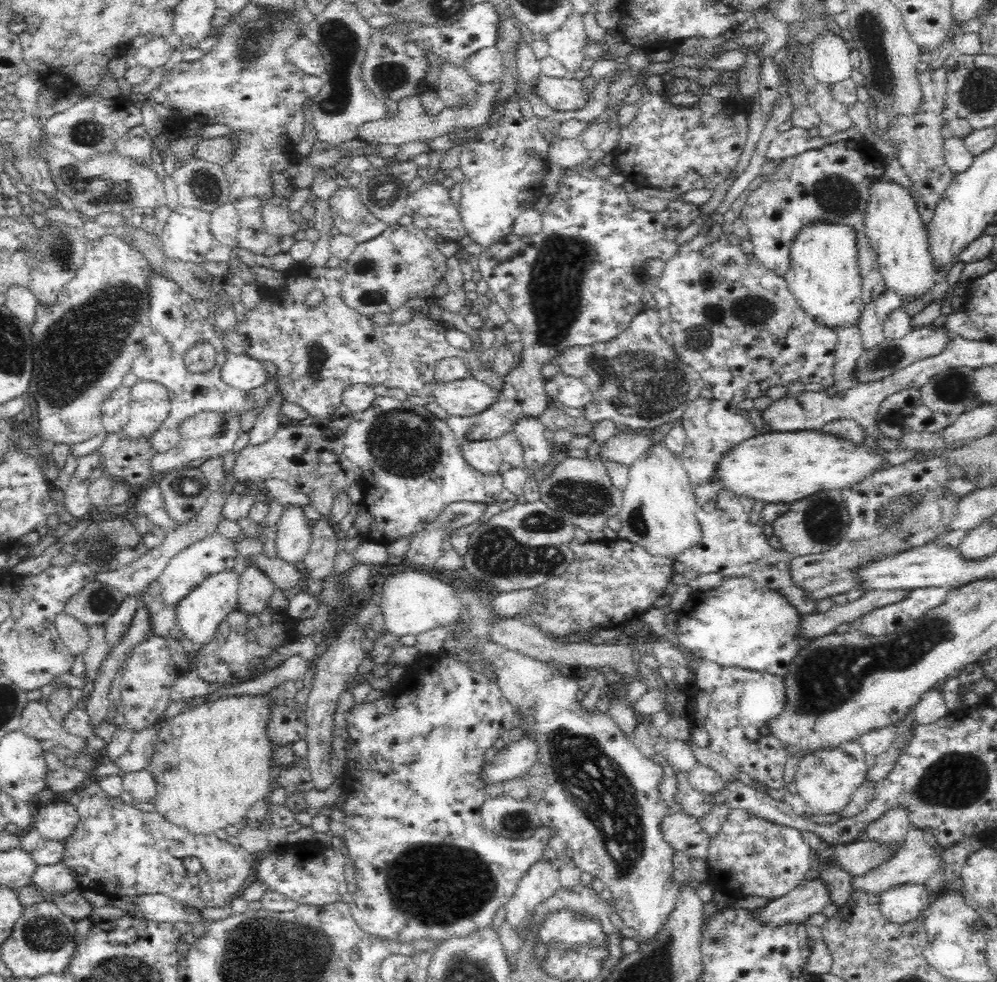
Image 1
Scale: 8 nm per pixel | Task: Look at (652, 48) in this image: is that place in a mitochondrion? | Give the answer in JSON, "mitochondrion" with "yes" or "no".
{"mitochondrion":"no"}

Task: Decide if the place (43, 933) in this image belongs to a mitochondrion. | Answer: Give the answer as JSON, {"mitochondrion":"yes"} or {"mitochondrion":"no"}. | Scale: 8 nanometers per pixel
{"mitochondrion":"yes"}

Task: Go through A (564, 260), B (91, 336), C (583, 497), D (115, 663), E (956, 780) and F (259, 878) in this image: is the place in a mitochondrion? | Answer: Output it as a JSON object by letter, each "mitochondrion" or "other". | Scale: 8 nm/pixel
{"A":"mitochondrion","B":"mitochondrion","C":"mitochondrion","D":"other","E":"mitochondrion","F":"other"}

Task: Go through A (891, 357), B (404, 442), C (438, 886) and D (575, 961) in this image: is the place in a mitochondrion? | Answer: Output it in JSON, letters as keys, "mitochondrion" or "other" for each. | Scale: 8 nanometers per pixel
{"A":"mitochondrion","B":"mitochondrion","C":"mitochondrion","D":"mitochondrion"}

